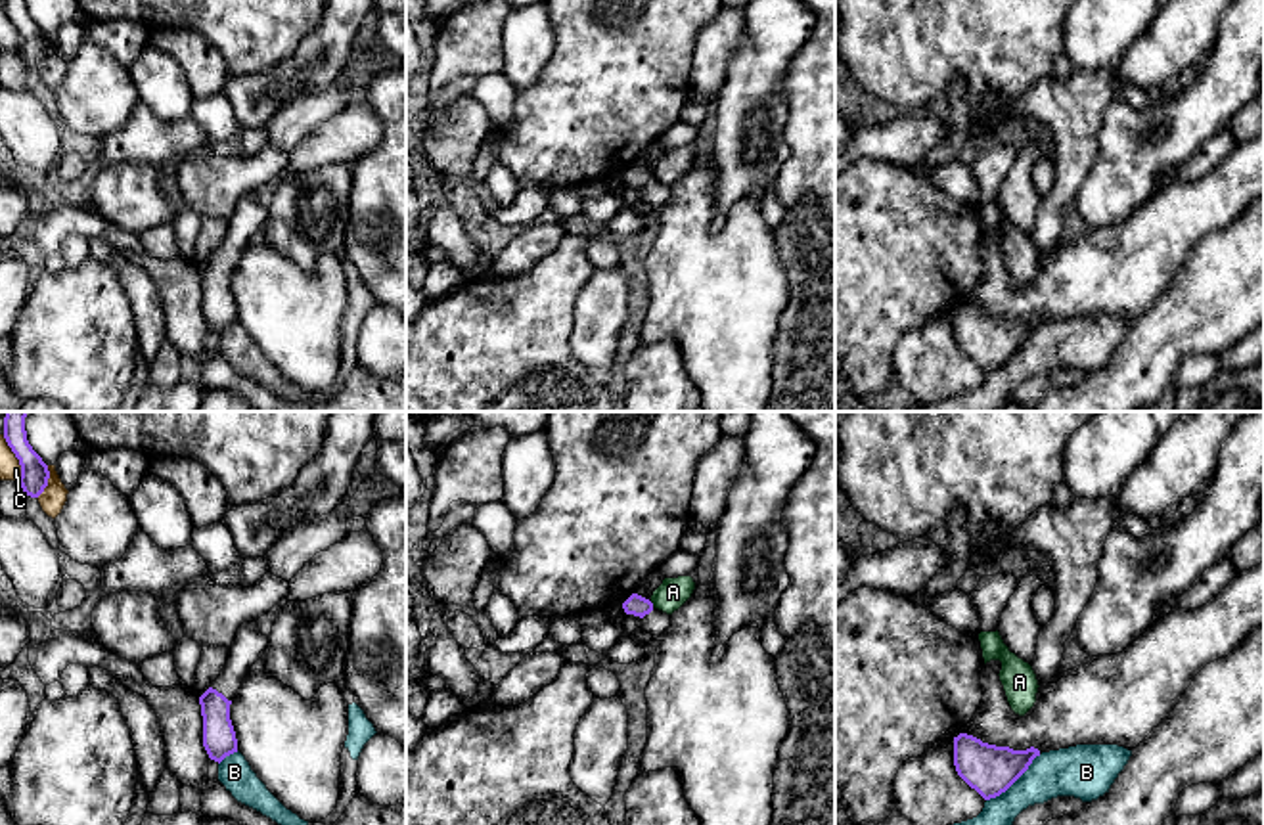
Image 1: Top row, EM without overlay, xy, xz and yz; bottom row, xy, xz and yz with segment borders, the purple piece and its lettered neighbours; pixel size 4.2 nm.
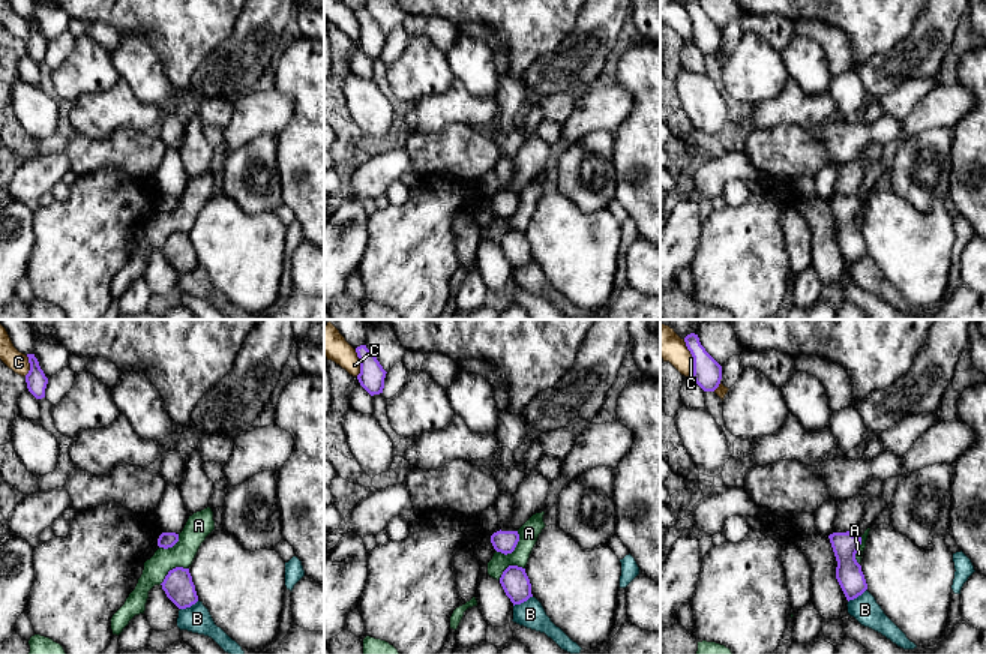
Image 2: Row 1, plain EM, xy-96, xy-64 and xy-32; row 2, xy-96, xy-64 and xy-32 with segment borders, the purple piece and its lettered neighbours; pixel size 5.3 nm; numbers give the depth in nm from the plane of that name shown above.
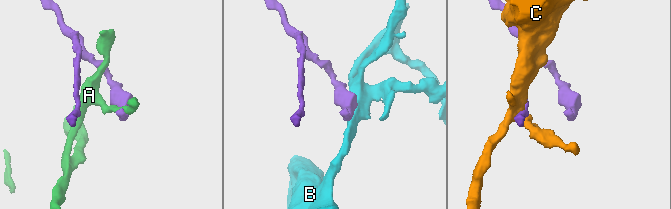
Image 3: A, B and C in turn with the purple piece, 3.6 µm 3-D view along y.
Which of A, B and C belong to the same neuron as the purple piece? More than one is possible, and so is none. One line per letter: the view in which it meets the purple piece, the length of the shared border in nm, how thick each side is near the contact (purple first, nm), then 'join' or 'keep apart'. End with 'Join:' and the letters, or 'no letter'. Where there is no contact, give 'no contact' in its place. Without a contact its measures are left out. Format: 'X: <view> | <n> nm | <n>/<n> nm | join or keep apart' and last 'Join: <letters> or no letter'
A: xz | 30 nm | 90/120 nm | keep apart
B: yz | 300 nm | 220/200 nm | keep apart
C: xy | 200 nm | 120/90 nm | keep apart
Join: no letter

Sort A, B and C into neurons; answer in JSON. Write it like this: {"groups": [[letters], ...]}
{"groups": [["A"], ["B"], ["C"]]}

